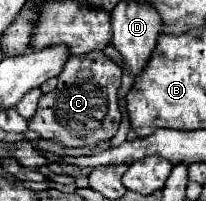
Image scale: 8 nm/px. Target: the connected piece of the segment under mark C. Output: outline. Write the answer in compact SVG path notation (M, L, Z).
M93 50L81 56L71 56L65 70L59 74L57 88L39 98L35 116L29 120L29 130L37 132L39 138L43 140L53 140L67 148L97 146L101 140L111 140L117 134L119 124L121 124L121 112L117 104L119 86L121 86L121 68L111 58L107 58L101 50Z

